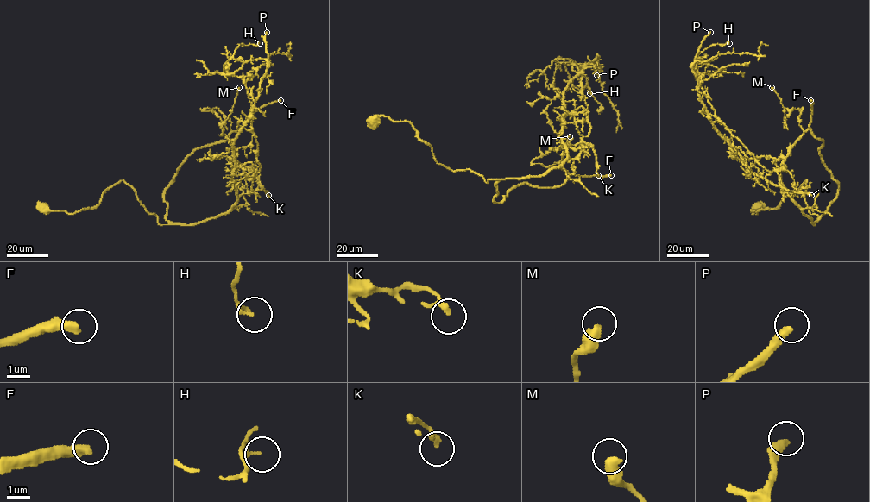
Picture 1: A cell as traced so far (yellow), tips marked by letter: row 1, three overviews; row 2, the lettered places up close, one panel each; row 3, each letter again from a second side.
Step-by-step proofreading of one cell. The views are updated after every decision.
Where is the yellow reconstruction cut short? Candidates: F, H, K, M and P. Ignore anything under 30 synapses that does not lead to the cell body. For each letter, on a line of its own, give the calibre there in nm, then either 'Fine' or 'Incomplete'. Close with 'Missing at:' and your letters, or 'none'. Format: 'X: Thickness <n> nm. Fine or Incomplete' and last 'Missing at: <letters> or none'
F: Thickness 400 nm. Incomplete
H: Thickness 150 nm. Fine
K: Thickness 160 nm. Fine
M: Thickness 480 nm. Fine
P: Thickness 360 nm. Incomplete
Missing at: F, P

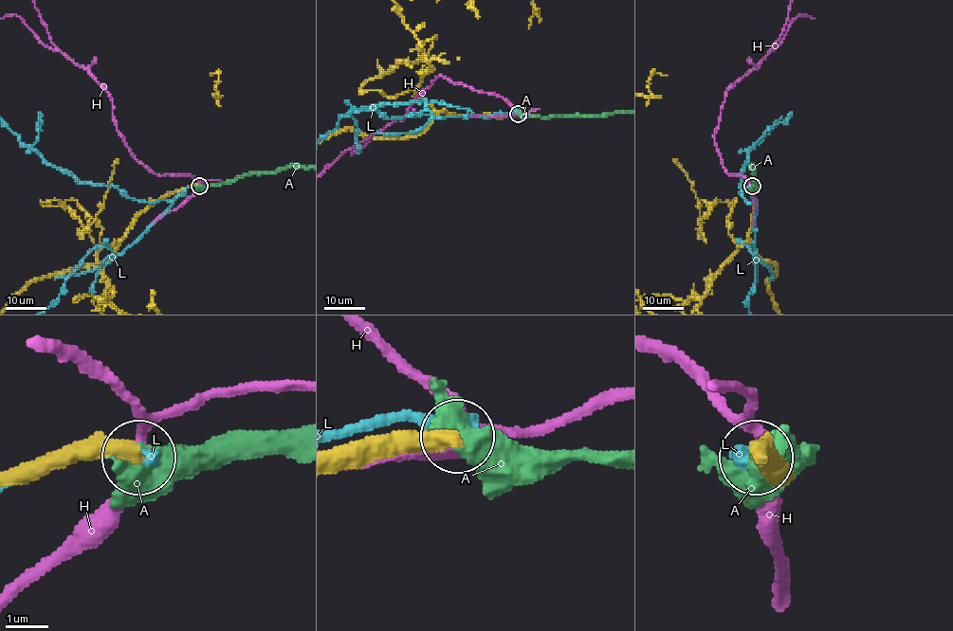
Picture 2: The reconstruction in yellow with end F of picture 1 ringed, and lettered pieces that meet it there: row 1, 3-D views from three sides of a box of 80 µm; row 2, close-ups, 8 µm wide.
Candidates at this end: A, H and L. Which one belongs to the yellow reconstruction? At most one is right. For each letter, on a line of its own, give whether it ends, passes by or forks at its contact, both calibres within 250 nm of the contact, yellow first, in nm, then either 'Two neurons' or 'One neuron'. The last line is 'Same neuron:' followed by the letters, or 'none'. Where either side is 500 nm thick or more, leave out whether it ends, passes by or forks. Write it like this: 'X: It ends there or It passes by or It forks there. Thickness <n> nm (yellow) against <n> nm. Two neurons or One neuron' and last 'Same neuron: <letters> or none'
A: It forks there. Thickness 400 nm (yellow) against 420 nm. One neuron
H: It forks there. Thickness 440 nm (yellow) against 220 nm. Two neurons
L: Thickness 600 nm (yellow) against 420 nm. Two neurons
Same neuron: A

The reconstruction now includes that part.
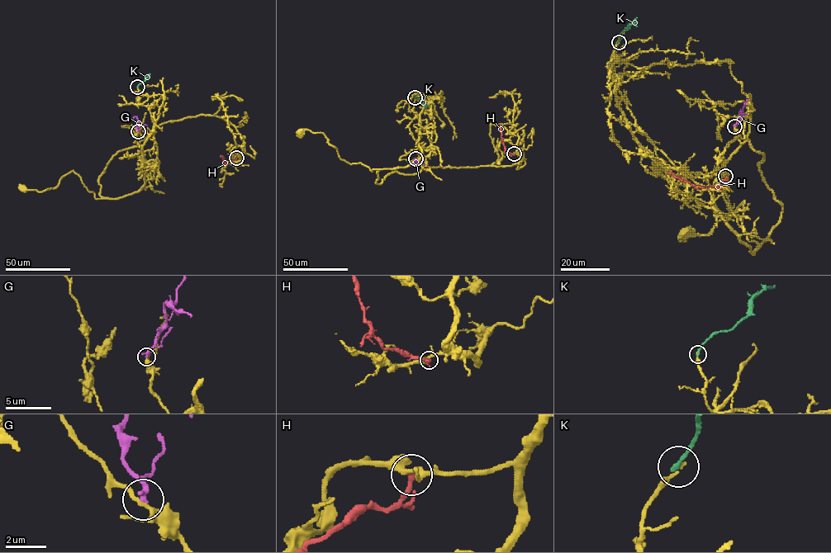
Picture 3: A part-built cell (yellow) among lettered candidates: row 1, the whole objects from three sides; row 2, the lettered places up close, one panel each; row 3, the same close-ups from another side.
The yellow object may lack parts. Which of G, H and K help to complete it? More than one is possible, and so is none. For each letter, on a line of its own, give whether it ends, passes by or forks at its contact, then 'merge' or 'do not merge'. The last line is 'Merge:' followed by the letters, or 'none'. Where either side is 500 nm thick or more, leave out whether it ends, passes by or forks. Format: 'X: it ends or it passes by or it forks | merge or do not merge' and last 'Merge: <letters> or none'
G: it ends | do not merge
H: it ends | do not merge
K: it ends | do not merge
Merge: none

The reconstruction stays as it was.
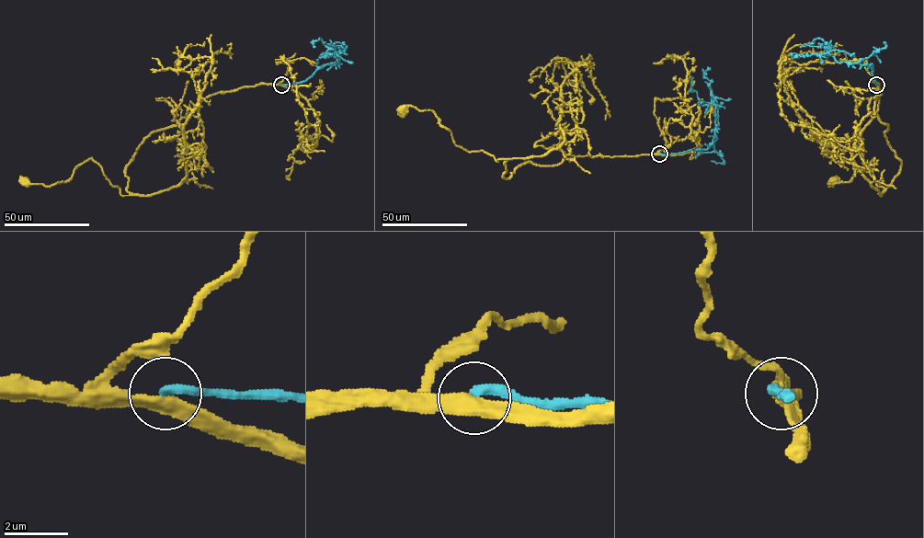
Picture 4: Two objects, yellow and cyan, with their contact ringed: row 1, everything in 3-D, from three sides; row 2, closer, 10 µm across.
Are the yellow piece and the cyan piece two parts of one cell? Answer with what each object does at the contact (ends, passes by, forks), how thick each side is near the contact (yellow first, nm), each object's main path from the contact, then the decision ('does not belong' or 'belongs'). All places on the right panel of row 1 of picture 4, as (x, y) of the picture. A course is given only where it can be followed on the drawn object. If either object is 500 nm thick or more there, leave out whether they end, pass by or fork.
yellow passes by; cyan ends there; 380 nm thick on the yellow side, 300 nm on the other; yellow runs (876, 85), (876, 114), (899, 172), (881, 196), (873, 158), (849, 181), (832, 180); cyan runs (876, 85), (872, 65), (838, 62), (828, 54), (827, 45), (821, 39), (800, 47); does not belong

